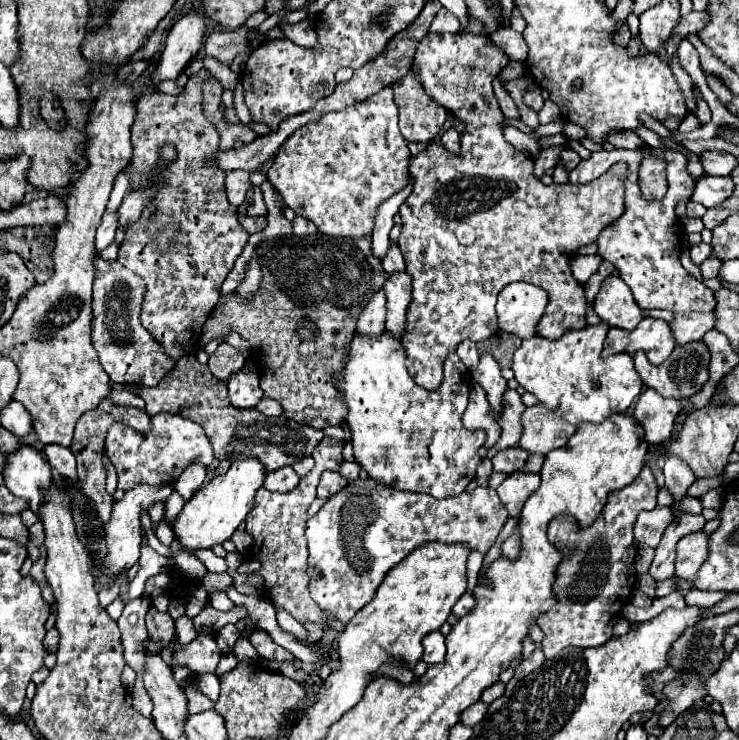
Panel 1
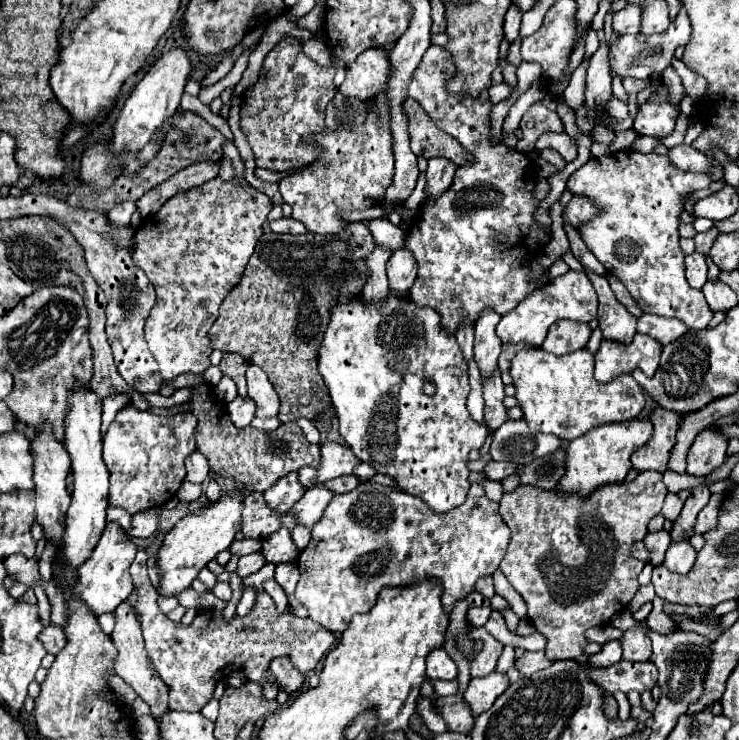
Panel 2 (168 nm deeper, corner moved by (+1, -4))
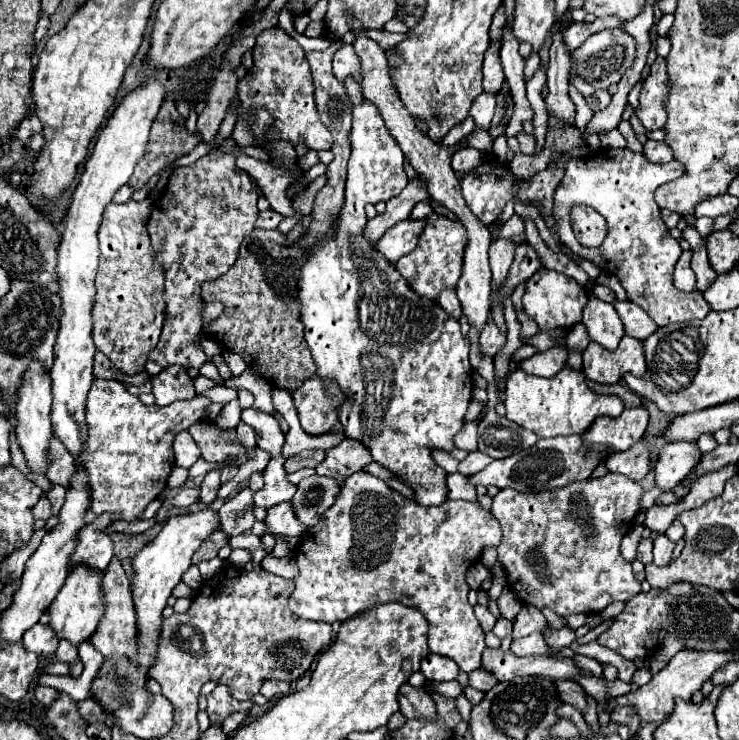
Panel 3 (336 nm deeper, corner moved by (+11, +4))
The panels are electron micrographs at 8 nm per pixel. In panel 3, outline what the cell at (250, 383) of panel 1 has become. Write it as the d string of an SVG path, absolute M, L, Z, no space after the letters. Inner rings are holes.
M232 400L232 402L228 402L228 404L224 406L224 410L218 414L216 424L218 424L220 428L224 428L224 430L232 430L232 428L236 428L238 422L240 422L240 412L242 412L242 408L238 406L238 400Z

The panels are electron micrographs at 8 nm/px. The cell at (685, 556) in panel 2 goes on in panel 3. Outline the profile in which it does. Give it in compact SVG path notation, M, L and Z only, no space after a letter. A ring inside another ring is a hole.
M664 534L662 536L656 536L654 538L654 564L656 566L670 564L672 550L674 550L674 542L670 542Z

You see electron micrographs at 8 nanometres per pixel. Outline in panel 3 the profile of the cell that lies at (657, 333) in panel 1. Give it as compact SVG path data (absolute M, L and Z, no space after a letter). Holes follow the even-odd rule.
M624 336L618 350L604 350L600 344L590 342L584 350L584 376L598 384L616 384L626 372L634 376L644 376L644 348L642 342L630 336Z

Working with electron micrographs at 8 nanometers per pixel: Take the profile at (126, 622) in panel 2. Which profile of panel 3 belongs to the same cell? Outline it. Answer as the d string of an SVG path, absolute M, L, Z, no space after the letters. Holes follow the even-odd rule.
M114 558L102 578L102 592L104 592L104 616L92 636L92 644L94 648L98 648L102 652L102 656L128 656L134 658L136 656L136 610L132 604L132 594L130 594L130 582L128 576L120 564L118 558Z

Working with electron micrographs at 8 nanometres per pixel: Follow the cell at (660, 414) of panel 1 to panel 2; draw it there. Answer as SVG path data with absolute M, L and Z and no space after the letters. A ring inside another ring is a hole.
M656 406L650 412L648 420L654 426L652 438L632 454L632 466L638 472L644 472L644 470L664 472L666 470L668 454L674 446L674 438L676 438L680 418L682 418L680 412L668 412L666 408L662 410L660 406Z

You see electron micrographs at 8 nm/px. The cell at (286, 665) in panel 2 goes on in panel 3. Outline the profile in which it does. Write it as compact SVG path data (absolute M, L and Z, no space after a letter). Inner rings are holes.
M270 680L270 682L266 682L264 686L262 686L262 696L266 696L268 700L272 700L272 698L276 698L276 696L284 696L284 694L288 694L288 690L290 690L290 686L286 684L286 682L276 682L276 680Z

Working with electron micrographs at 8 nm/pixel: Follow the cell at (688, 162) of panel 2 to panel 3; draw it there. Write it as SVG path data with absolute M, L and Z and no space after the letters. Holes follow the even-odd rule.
M646 140L642 154L654 164L666 164L668 160L674 158L672 150L664 142L654 142L654 140Z

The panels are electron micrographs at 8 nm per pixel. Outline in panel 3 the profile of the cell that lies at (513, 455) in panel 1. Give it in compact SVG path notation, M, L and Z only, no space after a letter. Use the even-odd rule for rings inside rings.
M476 450L476 452L470 452L462 462L458 462L458 472L464 476L470 476L470 474L476 474L482 468L486 468L490 462L492 462L490 456L484 456L482 452Z

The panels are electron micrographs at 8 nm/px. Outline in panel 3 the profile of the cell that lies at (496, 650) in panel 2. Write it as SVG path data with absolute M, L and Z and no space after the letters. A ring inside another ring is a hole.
M478 668L478 670L470 672L468 676L470 676L470 686L480 692L488 692L490 688L494 688L498 684L498 680L488 680L488 672L484 668Z

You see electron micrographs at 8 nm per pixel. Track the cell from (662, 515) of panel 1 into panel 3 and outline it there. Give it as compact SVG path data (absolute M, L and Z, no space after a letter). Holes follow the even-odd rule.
M644 538L638 544L638 556L636 556L642 564L650 564L652 562L652 540Z

